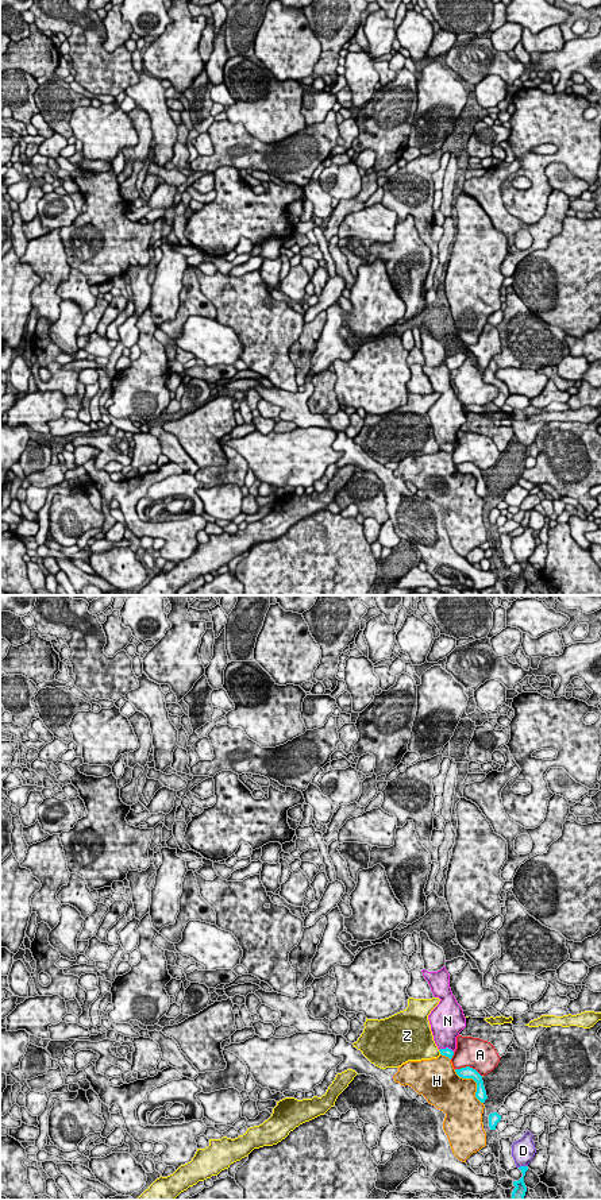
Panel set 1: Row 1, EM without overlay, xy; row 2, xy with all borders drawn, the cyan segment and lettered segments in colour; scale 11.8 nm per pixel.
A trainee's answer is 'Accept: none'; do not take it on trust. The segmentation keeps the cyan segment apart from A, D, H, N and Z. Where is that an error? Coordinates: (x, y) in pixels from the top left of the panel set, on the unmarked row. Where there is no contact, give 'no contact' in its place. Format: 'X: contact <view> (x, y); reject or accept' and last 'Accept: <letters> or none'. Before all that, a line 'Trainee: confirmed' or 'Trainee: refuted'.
Trainee: confirmed
A: contact xy (469, 462); reject
D: contact xy (523, 562); reject
H: contact xy (474, 475); reject
N: contact xy (446, 443); reject
Z: contact xy (439, 446); reject
Accept: none

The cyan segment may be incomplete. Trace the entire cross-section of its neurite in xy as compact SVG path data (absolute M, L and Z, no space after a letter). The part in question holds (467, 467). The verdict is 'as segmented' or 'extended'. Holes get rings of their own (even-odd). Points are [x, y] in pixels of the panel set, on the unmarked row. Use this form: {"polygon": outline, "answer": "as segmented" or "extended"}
{"polygon": "M470 462L455 464L455 467L456 467L456 470L459 472L462 472L462 474L473 474L477 478L475 493L481 498L485 498L488 491L486 491L486 486L485 486L485 482L484 482L482 471L475 464L470 463Z", "answer": "as segmented"}

